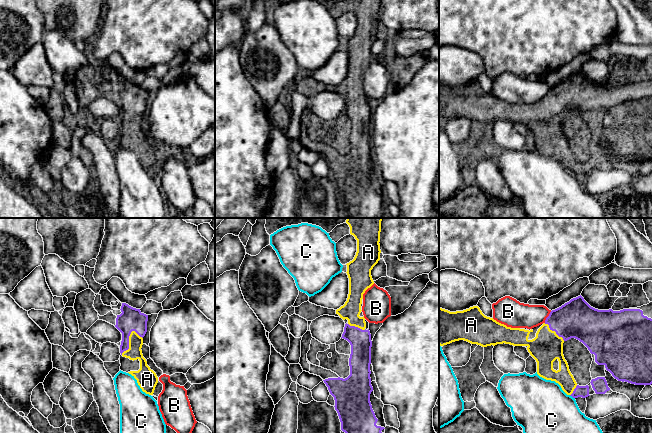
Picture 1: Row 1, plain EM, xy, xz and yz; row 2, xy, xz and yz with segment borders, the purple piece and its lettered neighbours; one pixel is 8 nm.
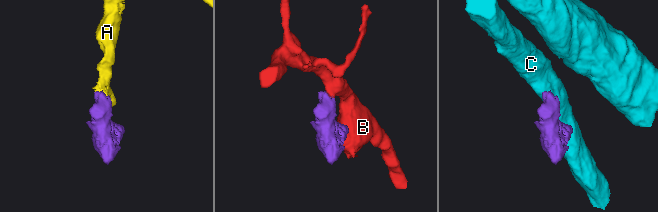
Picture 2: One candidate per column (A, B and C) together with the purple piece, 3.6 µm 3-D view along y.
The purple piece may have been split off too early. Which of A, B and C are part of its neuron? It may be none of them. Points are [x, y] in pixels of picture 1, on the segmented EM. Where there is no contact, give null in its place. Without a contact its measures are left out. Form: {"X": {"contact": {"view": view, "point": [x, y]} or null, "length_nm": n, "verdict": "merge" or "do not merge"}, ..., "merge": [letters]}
{"A": {"contact": {"view": "xy", "point": [128, 342]}, "length_nm": 220, "verdict": "merge"}, "B": {"contact": {"view": "yz", "point": [547, 317]}, "length_nm": 110, "verdict": "do not merge"}, "C": {"contact": {"view": "yz", "point": [572, 396]}, "length_nm": 50, "verdict": "do not merge"}, "merge": ["A"]}

